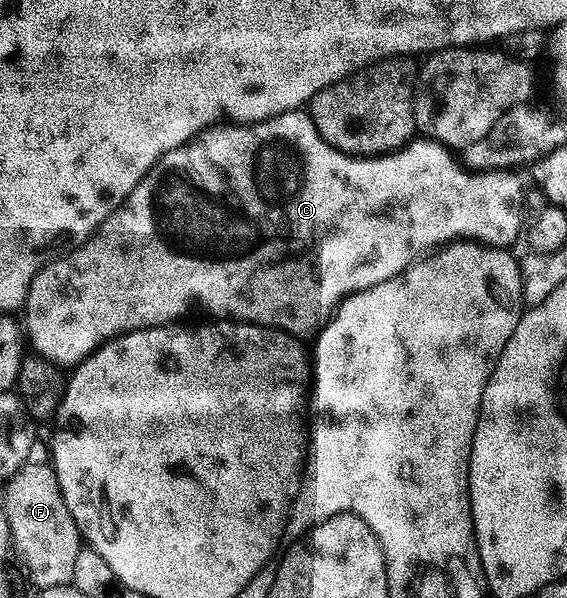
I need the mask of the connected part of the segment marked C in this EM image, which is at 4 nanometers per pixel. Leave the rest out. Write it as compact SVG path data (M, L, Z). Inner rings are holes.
M301 110L280 112L270 120L258 120L252 124L221 122L205 129L183 146L163 154L163 158L159 158L147 170L135 190L131 190L129 197L101 223L101 227L84 244L58 255L37 269L23 305L23 328L27 340L29 338L33 343L32 351L38 356L46 356L52 364L58 366L80 364L99 345L123 332L172 324L178 318L185 318L193 308L193 300L203 311L210 312L210 317L213 318L232 318L238 322L280 328L282 332L290 334L312 333L345 297L395 278L414 260L424 257L438 246L468 239L489 247L510 247L509 244L519 232L523 200L523 182L517 174L513 170L470 172L450 149L438 140L428 138L414 138L405 147L380 156L351 156L331 147L319 134L312 118Z

